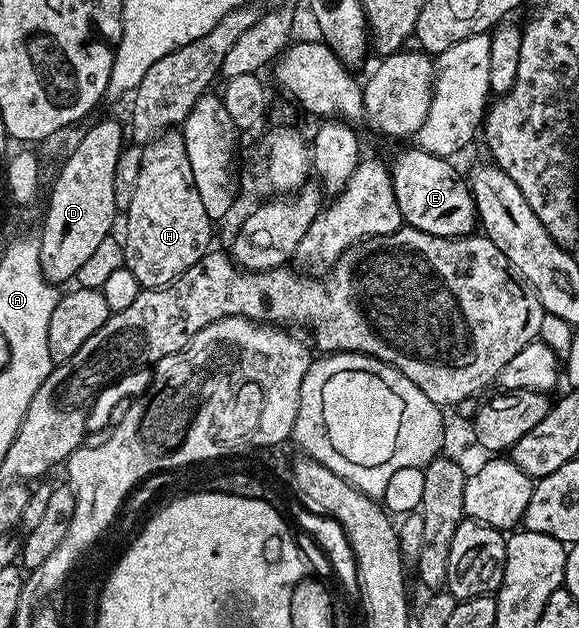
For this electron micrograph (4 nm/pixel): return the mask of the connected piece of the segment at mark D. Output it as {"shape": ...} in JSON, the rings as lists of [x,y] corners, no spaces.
{"shape":[[[97,121],[77,141],[77,146],[69,153],[69,158],[61,165],[57,178],[53,181],[53,190],[49,193],[49,210],[45,213],[45,222],[39,227],[39,263],[45,279],[52,283],[72,282],[79,267],[98,249],[103,239],[110,237],[112,220],[119,212],[115,203],[115,163],[127,141],[127,133],[121,130],[117,121]]]}

